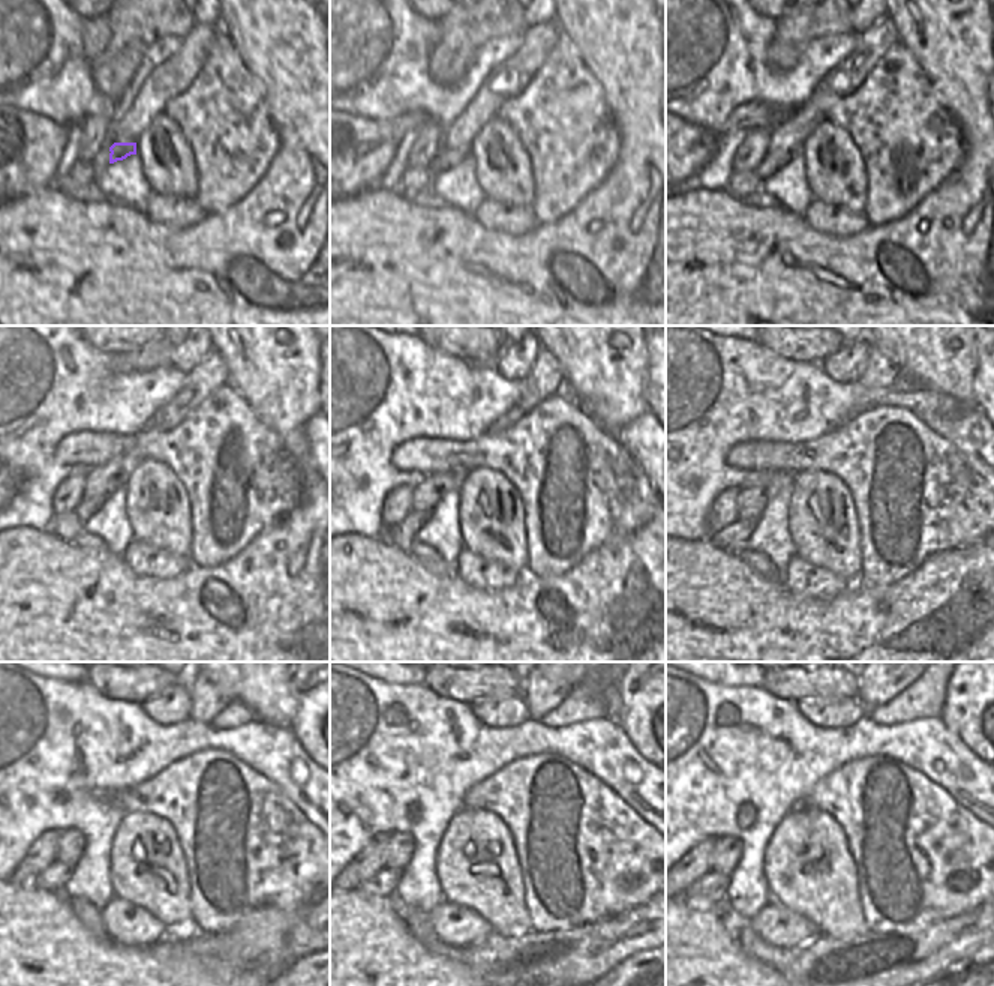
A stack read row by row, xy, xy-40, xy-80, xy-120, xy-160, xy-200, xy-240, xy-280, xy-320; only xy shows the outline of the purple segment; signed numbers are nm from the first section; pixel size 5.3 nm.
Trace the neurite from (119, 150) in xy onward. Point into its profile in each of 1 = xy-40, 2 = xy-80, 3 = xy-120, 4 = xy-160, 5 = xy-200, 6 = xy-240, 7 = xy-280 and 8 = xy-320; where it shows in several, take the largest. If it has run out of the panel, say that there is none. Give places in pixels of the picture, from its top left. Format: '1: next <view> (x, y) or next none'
1: next xy-40 (446, 158)
2: next xy-80 (771, 162)
3: next xy-120 (87, 508)
4: next xy-160 (411, 524)
5: next xy-200 (733, 538)
6: next xy-240 (54, 877)
7: next xy-280 (384, 883)
8: next xy-320 (708, 892)

